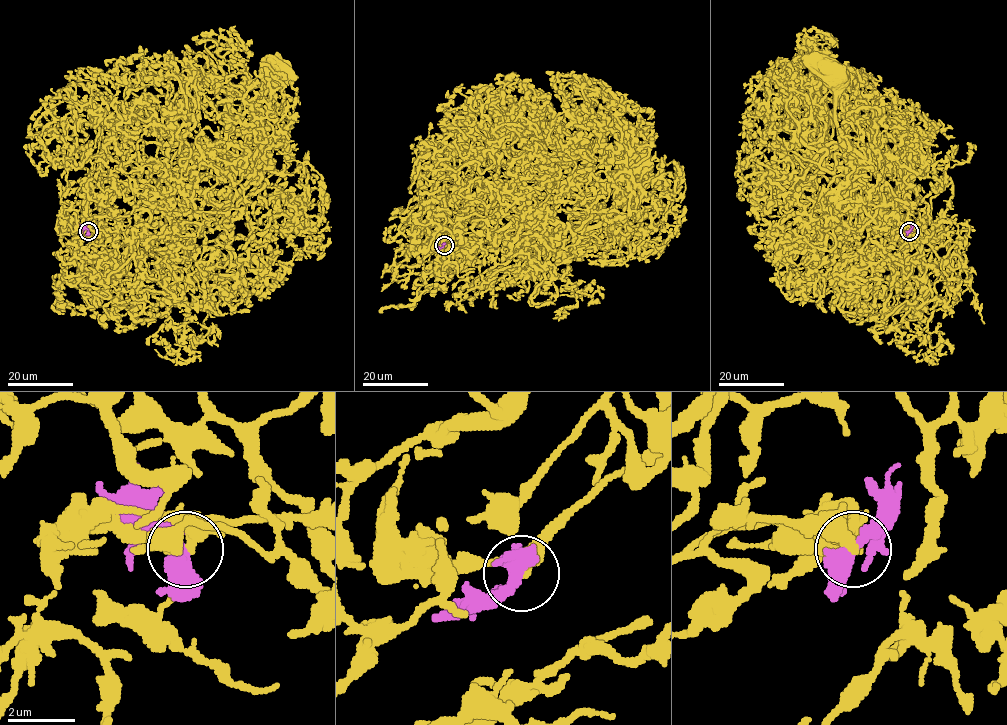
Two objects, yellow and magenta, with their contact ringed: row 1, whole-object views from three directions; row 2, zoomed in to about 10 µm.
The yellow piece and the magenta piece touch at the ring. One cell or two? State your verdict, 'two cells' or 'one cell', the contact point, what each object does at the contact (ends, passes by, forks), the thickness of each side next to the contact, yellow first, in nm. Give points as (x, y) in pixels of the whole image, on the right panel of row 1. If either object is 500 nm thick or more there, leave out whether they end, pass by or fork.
two cells | (909, 231) | yellow passes by | magenta passes by | 240/440 nm

